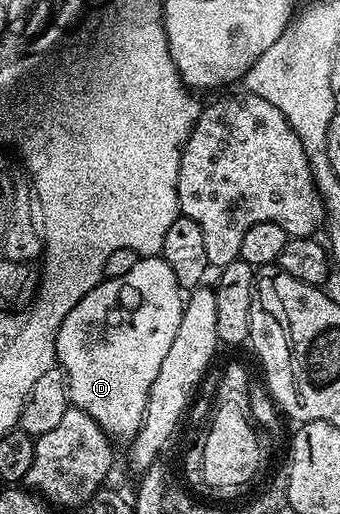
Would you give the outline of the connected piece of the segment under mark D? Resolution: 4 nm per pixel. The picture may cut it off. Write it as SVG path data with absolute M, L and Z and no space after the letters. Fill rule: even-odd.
M160 256L141 257L134 264L134 268L130 268L130 272L125 272L122 276L104 278L93 290L86 292L86 296L82 296L82 300L78 300L78 304L74 304L74 308L70 308L70 312L66 312L66 320L62 320L56 337L56 360L66 376L68 401L82 412L86 412L86 416L94 419L104 429L104 433L108 435L109 439L125 438L125 440L131 440L139 433L140 426L144 423L144 413L148 407L152 381L158 376L158 368L162 368L162 359L165 358L166 352L170 352L170 344L174 344L174 335L178 333L178 324L182 320L184 303L182 287L176 283L174 272L170 272L170 264L166 264L163 257Z

